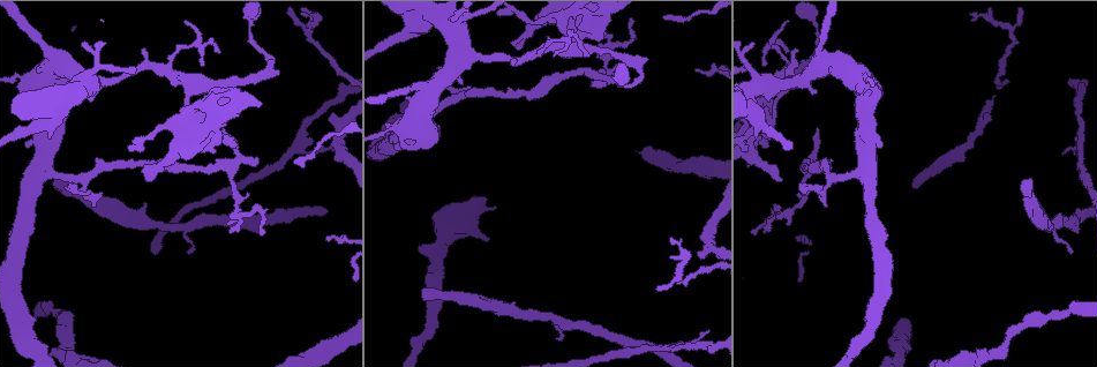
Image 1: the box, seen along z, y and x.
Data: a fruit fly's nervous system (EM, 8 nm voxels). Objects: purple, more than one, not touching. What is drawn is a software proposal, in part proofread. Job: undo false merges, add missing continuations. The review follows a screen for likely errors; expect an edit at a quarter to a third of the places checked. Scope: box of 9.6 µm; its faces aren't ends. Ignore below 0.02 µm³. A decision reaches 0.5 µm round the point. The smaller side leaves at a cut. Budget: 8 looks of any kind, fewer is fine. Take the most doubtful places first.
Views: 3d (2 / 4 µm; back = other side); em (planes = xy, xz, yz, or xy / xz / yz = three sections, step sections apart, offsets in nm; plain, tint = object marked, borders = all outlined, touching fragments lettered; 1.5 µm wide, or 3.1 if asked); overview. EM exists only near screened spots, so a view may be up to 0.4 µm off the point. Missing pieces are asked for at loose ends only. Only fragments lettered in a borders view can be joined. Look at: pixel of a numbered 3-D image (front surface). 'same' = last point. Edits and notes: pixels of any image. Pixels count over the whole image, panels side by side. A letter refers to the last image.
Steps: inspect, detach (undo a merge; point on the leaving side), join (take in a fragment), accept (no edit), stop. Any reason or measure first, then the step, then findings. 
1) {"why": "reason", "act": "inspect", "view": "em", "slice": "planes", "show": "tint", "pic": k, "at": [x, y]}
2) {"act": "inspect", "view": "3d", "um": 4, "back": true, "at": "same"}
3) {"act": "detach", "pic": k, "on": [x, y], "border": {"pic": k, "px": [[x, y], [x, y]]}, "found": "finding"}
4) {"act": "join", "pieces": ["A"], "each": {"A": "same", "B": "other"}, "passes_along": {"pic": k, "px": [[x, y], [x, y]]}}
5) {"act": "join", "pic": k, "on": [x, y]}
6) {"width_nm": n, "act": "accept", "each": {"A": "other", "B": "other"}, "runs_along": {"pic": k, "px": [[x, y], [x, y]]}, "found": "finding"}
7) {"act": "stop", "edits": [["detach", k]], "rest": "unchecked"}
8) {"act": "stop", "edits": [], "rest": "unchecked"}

{"why": "tapers out", "act": "inspect", "view": "em", "slice": "yz", "step": 4, "show": "tint", "pic": 1, "at": [223, 129]}

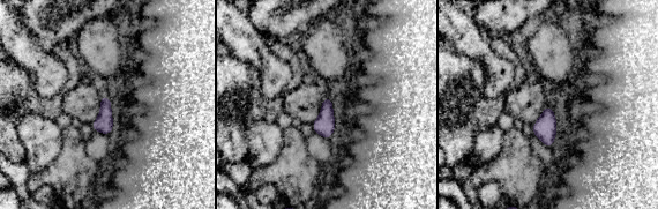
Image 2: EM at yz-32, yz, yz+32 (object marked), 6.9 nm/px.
{"act": "inspect", "view": "em", "slice": "planes", "show": "borders", "at": "same"}

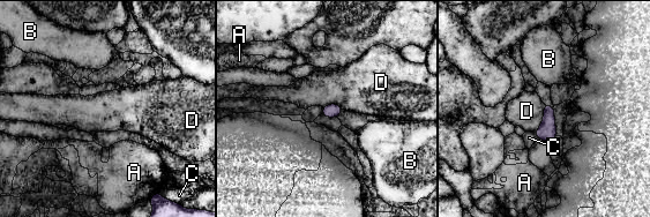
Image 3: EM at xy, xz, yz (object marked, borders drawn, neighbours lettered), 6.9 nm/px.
{"act": "accept", "each": {"A": "other", "B": "other", "C": "other", "D": "other"}, "border": {"pic": 3, "px": [[544, 104], [543, 122], [533, 132]]}, "found": "none of them fits"}

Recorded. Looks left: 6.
{"why": "sharp bend", "act": "inspect", "view": "em", "slice": "xz", "step": 8, "show": "tint", "pic": 1, "at": [862, 171]}

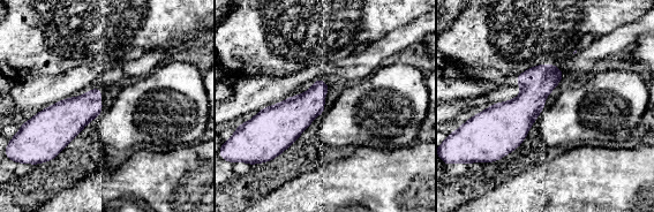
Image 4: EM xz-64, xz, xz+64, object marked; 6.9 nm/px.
{"act": "inspect", "view": "em", "slice": "planes", "show": "borders", "at": "same"}

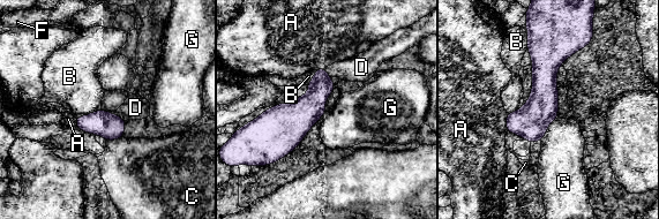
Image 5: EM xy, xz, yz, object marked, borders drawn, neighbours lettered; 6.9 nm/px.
{"act": "accept", "each": {"A": "other", "B": "other", "C": "other", "D": "other", "F": "other", "G": "other"}, "border": {"pic": 5, "px": [[522, 106], [508, 113]]}, "found": "continuous, no second neuron"}

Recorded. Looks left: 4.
{"why": "sharp bend", "act": "inspect", "view": "em", "slice": "planes", "show": "borders", "pic": 1, "at": [236, 213]}

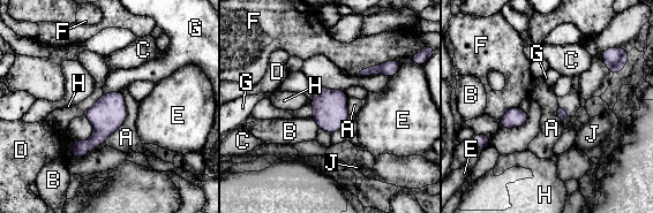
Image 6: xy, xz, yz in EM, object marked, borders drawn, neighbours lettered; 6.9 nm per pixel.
{"act": "accept", "each": {"A": "other", "B": "other", "C": "other", "D": "other", "E": "other", "F": "other", "G": "other", "H": "other", "J": "other"}, "border": {"pic": 6, "px": [[309, 82], [316, 93], [310, 100]]}, "found": "one neuron here"}

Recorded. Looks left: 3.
{"act": "stop", "edits": [], "rest": "unchecked"}

